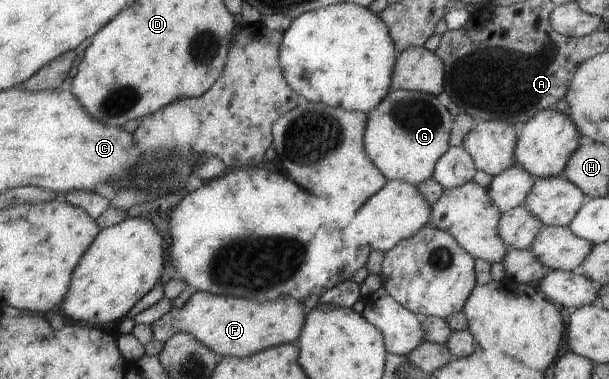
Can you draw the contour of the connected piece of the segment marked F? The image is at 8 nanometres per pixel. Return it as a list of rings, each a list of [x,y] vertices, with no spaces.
[[[196,291],[186,305],[174,306],[151,326],[156,341],[166,343],[174,334],[188,332],[220,357],[245,358],[268,348],[297,344],[306,318],[304,308],[302,302],[288,296],[272,302],[257,302]]]

